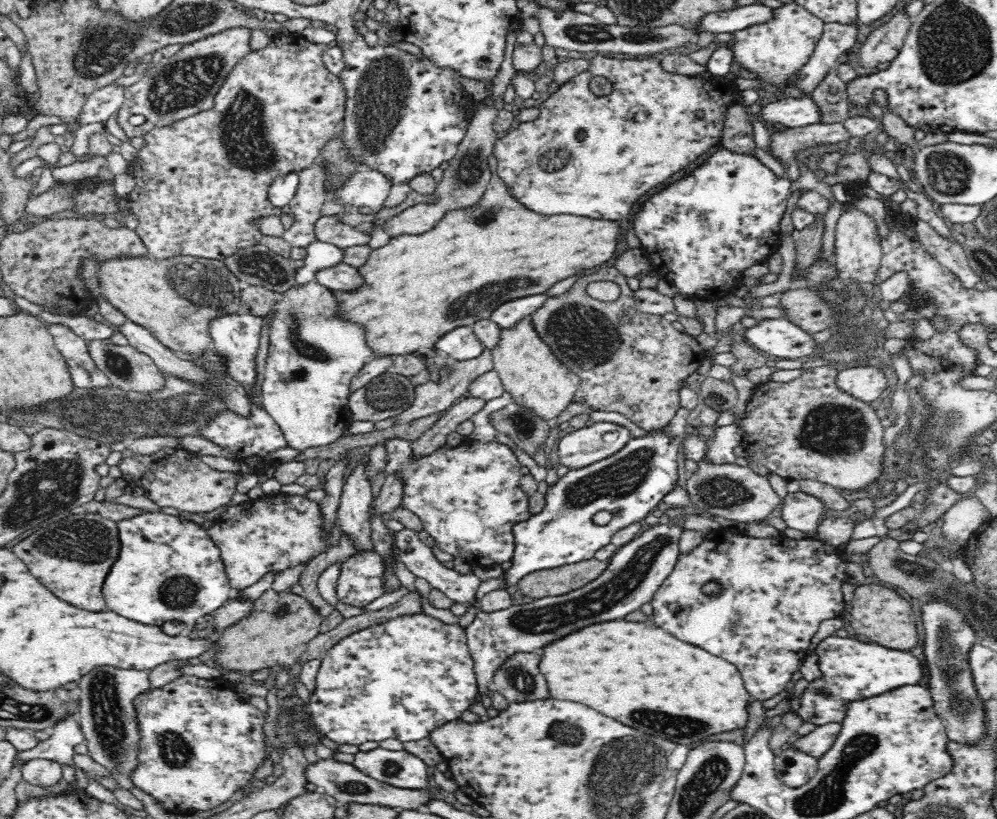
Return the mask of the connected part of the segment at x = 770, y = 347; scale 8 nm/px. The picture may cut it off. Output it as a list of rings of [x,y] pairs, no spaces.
[[[767,318],[744,331],[746,342],[780,359],[806,359],[814,351],[812,335],[782,318]]]

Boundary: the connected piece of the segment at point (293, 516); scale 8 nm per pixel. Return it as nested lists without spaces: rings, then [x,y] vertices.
[[[277,493],[226,508],[207,531],[221,550],[230,586],[240,591],[270,571],[306,563],[321,553],[330,544],[321,526],[318,502],[310,502],[305,496]]]

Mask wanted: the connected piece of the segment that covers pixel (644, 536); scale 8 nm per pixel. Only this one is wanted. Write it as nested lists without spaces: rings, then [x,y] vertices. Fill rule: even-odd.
[[[673,520],[647,528],[637,538],[619,547],[603,573],[578,590],[560,596],[545,596],[506,610],[481,612],[465,629],[467,645],[478,679],[478,696],[490,696],[492,675],[505,658],[518,651],[537,652],[552,638],[560,638],[592,622],[622,619],[629,612],[650,603],[659,586],[670,576],[680,558],[679,538],[683,528]]]

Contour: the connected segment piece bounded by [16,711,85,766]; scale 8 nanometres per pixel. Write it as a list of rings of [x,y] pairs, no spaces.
[[[78,711],[56,722],[49,729],[49,733],[50,736],[46,740],[38,741],[38,746],[32,750],[18,753],[16,760],[23,760],[23,764],[26,764],[32,758],[44,758],[72,766],[72,756],[75,756],[74,748],[85,742],[85,735],[78,720]]]

